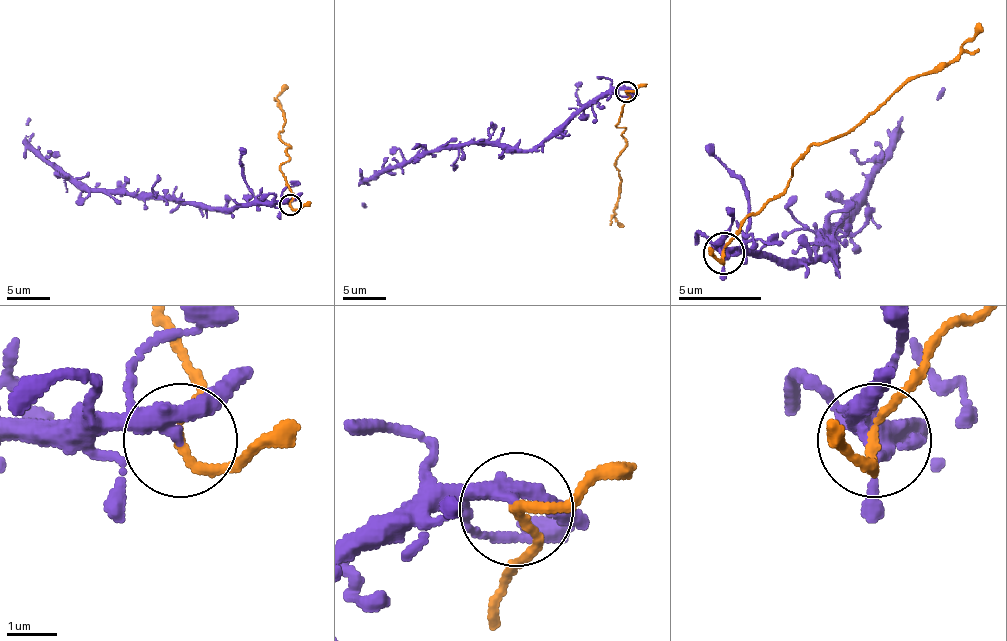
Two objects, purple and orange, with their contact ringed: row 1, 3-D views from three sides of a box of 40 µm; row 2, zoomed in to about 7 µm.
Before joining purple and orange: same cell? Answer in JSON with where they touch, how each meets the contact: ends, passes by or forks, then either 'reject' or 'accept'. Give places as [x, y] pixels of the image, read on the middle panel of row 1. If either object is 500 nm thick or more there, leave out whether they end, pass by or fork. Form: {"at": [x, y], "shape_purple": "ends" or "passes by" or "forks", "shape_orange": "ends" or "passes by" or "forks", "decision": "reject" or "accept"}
{"at": [626, 91], "shape_purple": "forks", "shape_orange": "passes by", "decision": "reject"}

